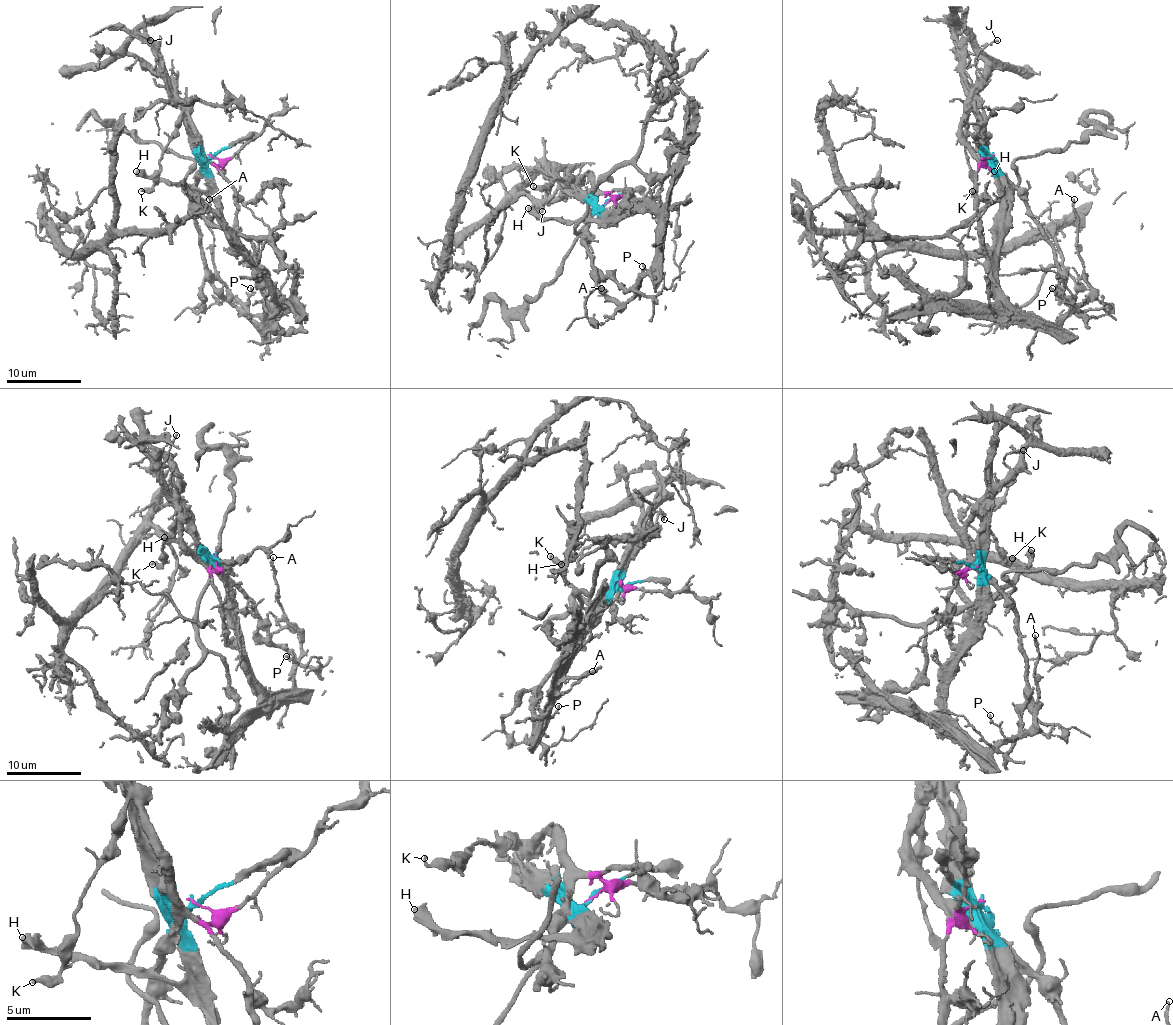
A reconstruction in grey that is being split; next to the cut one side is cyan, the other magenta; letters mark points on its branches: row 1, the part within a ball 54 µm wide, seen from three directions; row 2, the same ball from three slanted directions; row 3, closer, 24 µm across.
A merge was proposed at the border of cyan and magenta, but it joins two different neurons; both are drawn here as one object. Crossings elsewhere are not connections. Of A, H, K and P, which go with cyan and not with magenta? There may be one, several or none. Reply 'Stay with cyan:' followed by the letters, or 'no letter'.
Stay with cyan: A, H, P

